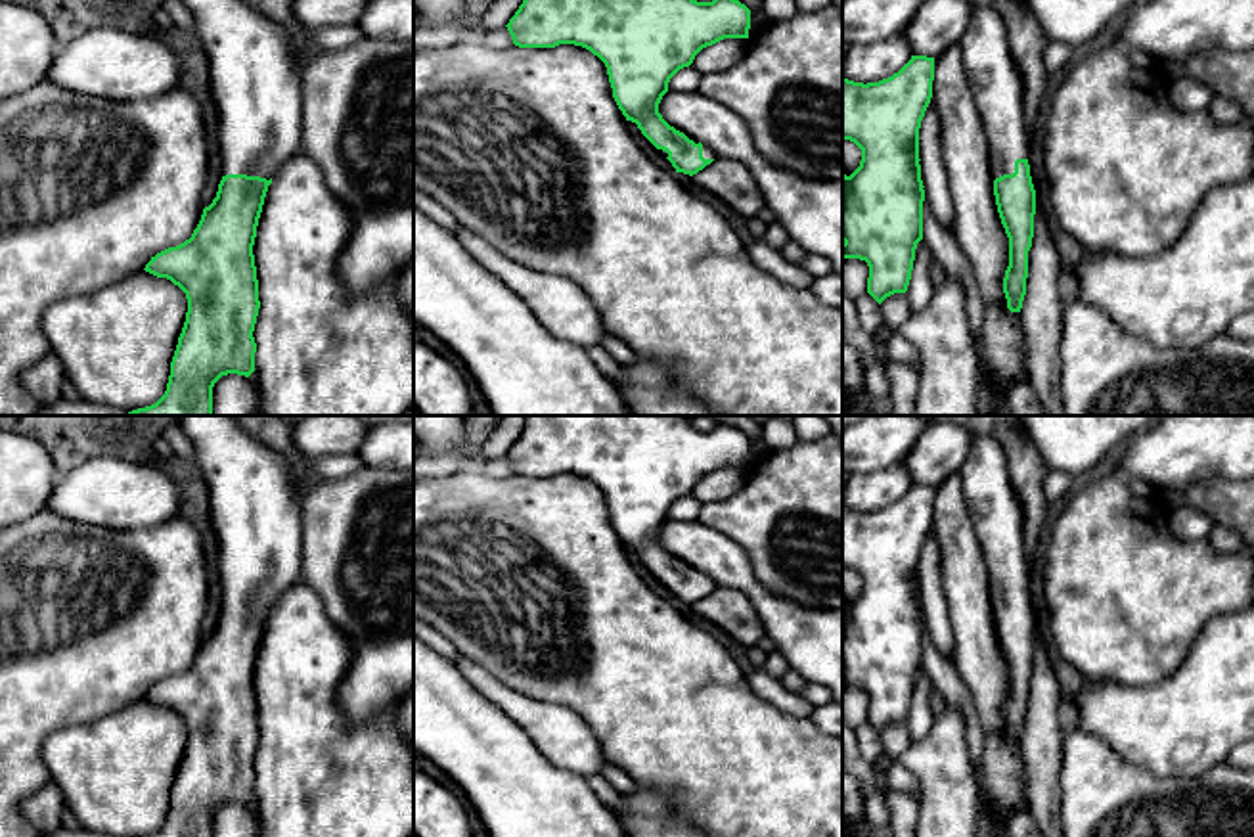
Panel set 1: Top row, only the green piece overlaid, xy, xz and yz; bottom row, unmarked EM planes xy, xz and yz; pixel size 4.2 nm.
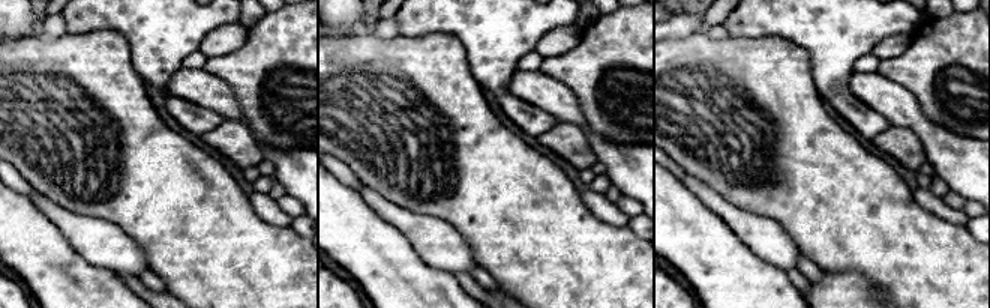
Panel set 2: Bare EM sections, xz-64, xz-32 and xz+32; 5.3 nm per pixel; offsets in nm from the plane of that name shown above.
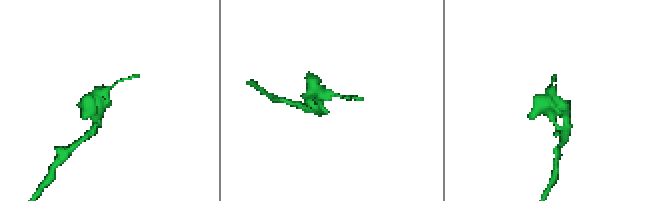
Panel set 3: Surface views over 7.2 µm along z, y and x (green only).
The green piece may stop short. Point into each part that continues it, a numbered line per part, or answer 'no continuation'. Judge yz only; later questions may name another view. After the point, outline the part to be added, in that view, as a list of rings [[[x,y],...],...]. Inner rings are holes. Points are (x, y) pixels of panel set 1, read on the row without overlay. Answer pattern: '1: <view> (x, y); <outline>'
1: yz (994, 508); [[[973,433],[971,452],[959,475],[988,567],[992,609],[1013,603],[1015,590],[1028,588],[1028,559],[1020,502],[1001,444]]]

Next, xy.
1: xy (257, 521); [[[180,416],[178,425],[195,448],[191,469],[209,486],[222,605],[247,603],[270,609],[287,588],[301,582],[302,517],[291,465],[283,456],[249,437],[234,416]]]

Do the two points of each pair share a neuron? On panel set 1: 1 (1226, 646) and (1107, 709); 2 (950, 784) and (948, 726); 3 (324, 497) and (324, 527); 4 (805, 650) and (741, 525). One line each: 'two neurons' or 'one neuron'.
1: one neuron
2: one neuron
3: one neuron
4: two neurons

